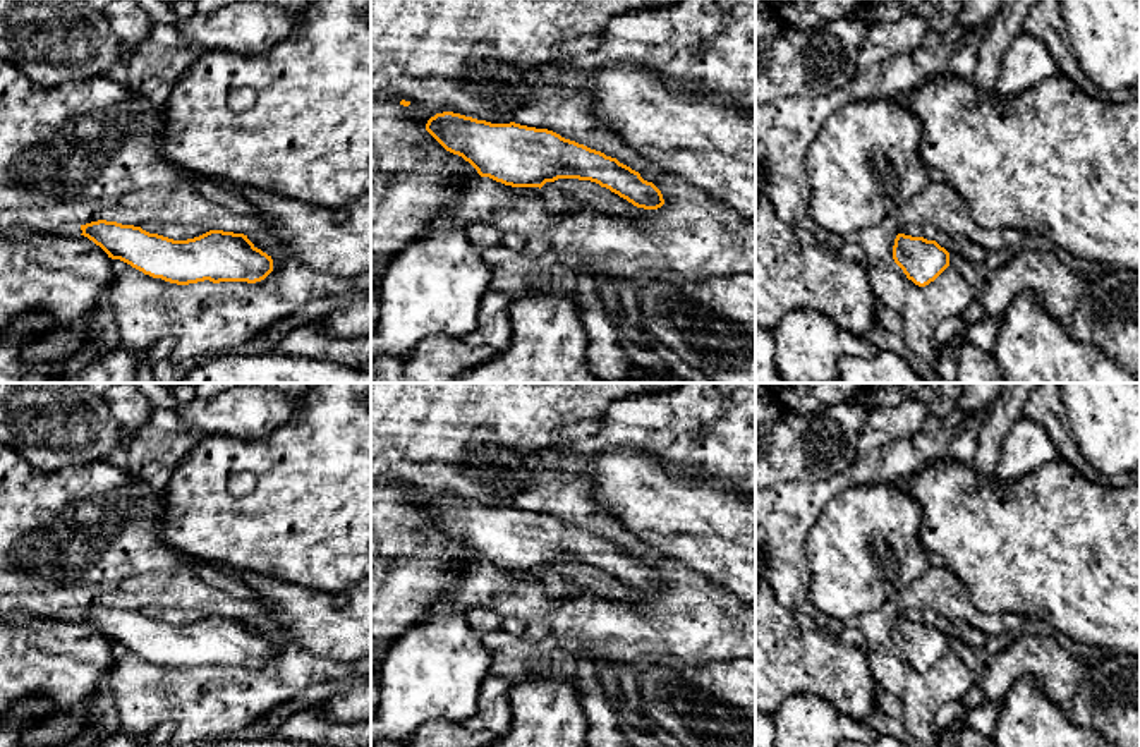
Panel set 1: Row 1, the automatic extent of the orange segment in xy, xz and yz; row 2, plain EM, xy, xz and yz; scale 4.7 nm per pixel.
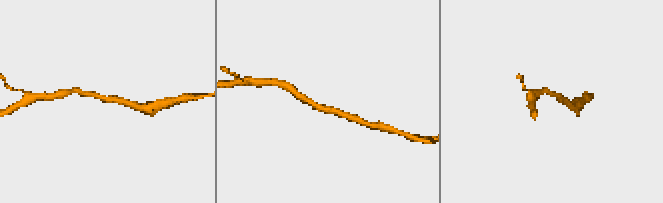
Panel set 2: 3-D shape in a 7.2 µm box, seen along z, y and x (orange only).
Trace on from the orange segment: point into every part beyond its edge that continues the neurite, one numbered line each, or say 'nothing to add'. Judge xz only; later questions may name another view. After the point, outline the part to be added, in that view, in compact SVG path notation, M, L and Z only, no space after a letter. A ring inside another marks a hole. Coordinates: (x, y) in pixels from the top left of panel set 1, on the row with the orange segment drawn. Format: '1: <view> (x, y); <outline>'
nothing to add

